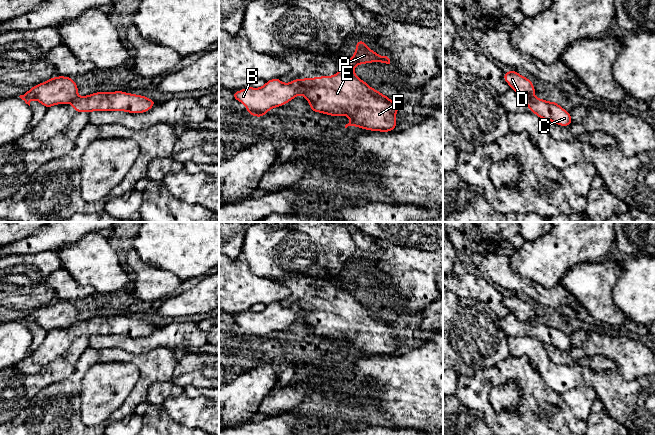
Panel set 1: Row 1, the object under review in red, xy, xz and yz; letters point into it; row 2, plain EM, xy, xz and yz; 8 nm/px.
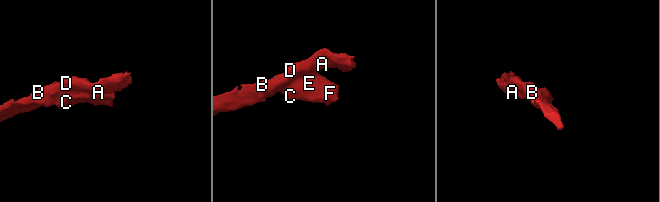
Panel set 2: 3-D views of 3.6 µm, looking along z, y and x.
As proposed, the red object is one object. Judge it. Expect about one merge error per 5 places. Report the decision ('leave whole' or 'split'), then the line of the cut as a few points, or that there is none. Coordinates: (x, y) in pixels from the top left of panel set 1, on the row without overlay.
split | xz (301, 303), (299, 314), (296, 318)

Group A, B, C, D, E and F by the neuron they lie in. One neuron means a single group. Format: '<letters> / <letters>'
A B D / C E F

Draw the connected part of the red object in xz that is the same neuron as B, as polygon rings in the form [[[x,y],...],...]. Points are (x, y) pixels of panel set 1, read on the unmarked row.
[[[280,302],[266,305],[261,312],[247,311],[232,317],[232,321],[243,327],[249,339],[264,341],[264,339],[275,331],[293,324],[299,315],[301,303],[294,303],[290,307],[282,307]]]

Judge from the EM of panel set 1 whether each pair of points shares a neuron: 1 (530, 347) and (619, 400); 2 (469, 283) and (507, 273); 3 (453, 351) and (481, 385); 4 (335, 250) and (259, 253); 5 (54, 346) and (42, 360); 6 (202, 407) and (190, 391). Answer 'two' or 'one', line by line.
1: one
2: two
3: two
4: one
5: one
6: two

